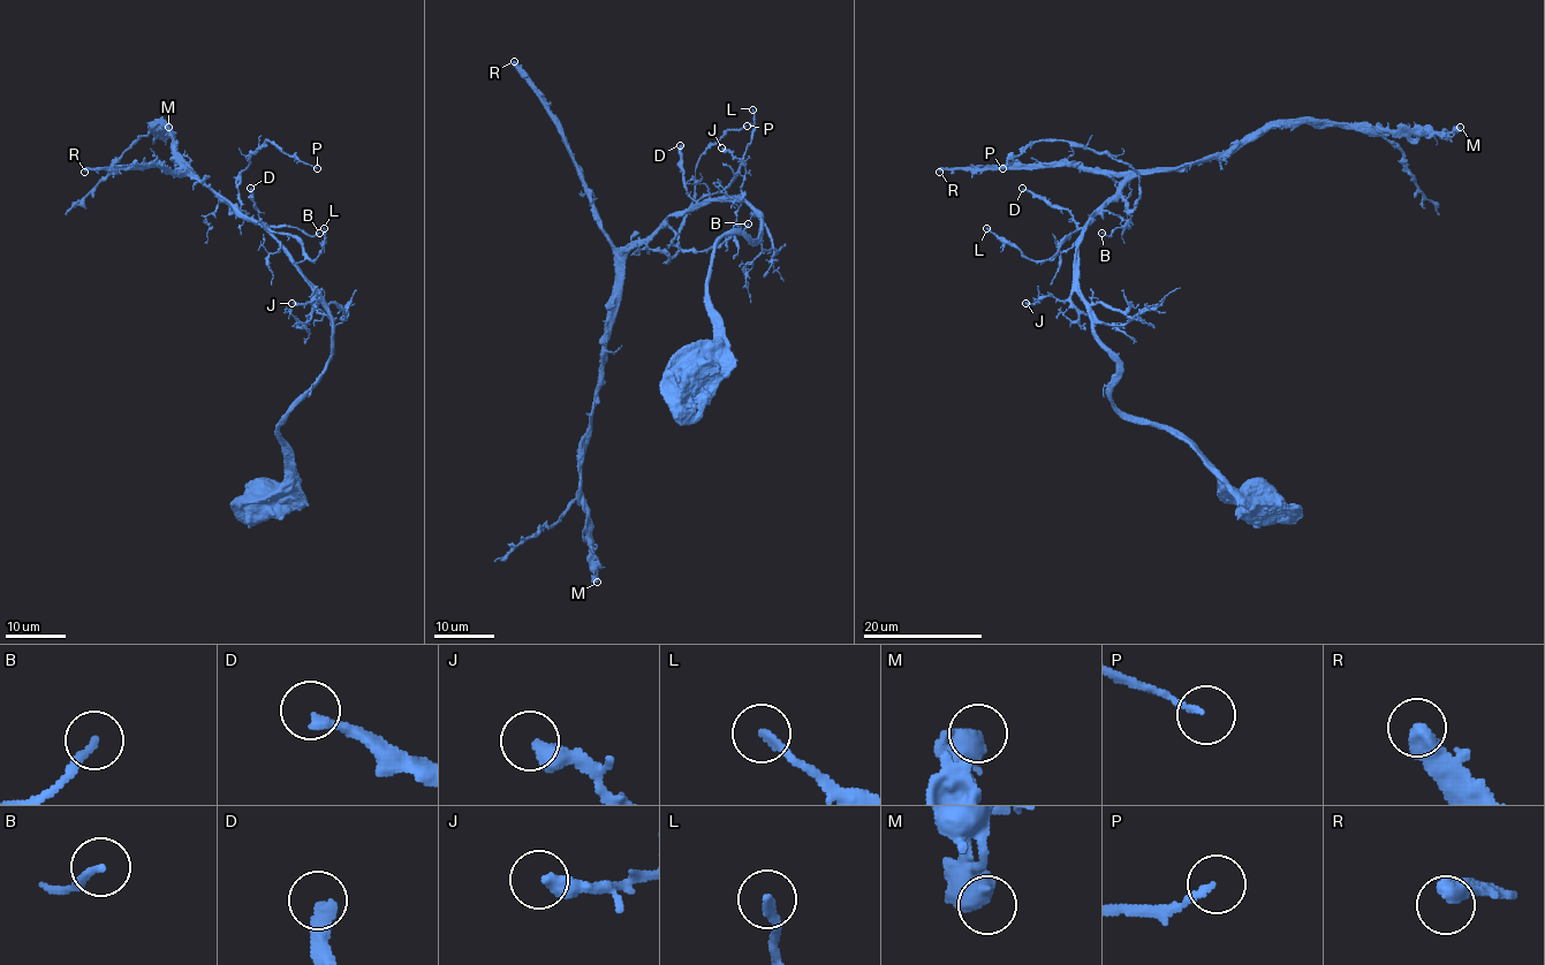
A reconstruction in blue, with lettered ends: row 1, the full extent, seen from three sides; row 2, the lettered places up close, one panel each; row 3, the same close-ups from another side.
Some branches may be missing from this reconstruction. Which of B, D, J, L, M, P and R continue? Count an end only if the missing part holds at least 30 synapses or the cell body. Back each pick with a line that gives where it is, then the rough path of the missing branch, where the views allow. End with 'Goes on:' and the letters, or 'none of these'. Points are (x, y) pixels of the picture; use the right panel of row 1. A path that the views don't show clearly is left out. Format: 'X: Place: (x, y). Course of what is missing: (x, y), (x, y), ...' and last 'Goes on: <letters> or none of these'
R: Place: (939, 172)
Goes on: R

